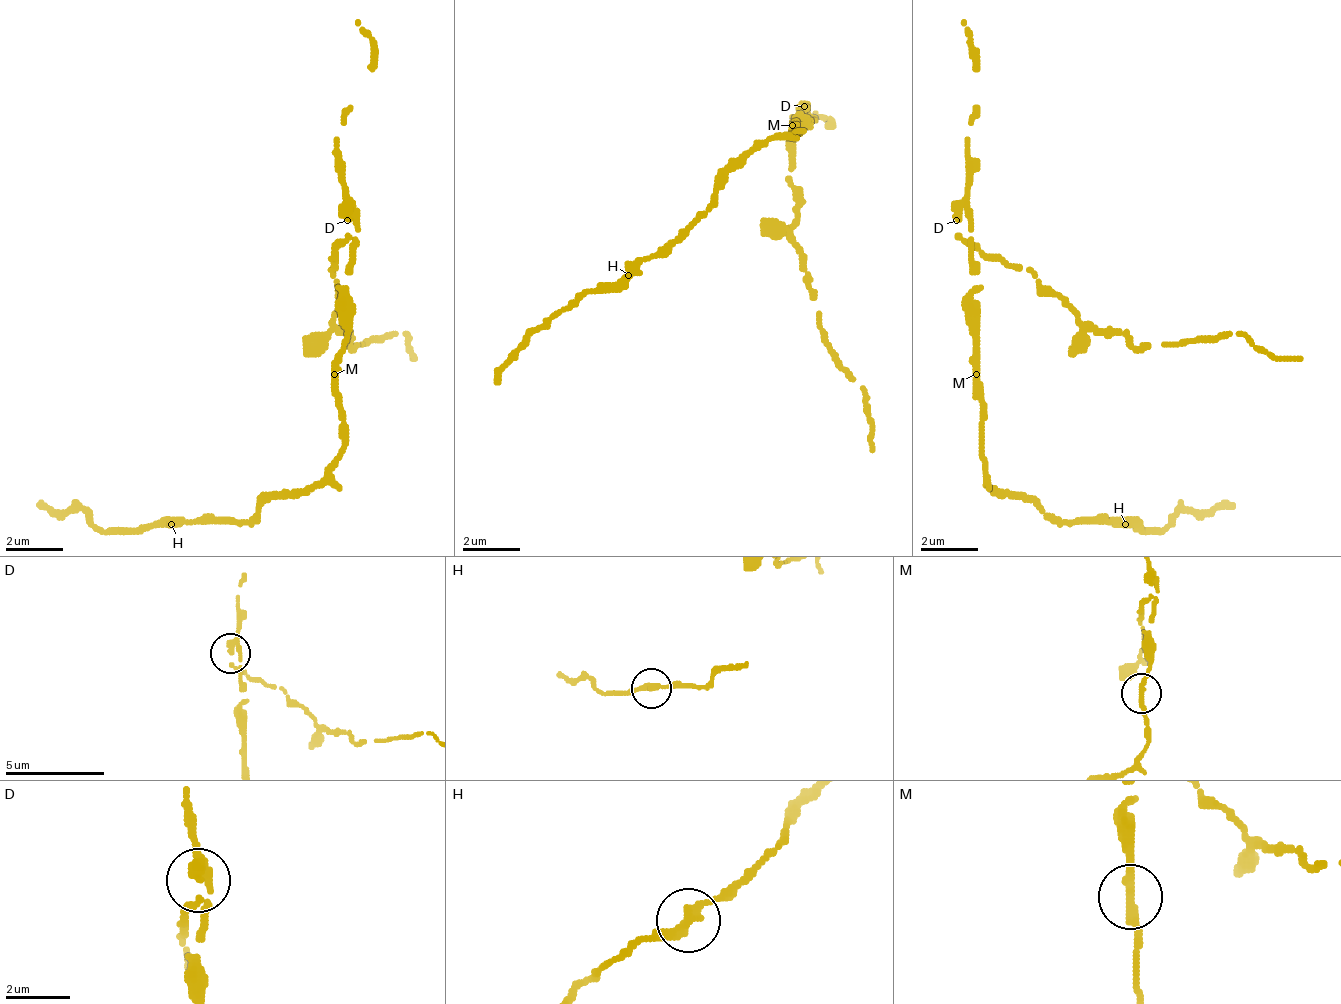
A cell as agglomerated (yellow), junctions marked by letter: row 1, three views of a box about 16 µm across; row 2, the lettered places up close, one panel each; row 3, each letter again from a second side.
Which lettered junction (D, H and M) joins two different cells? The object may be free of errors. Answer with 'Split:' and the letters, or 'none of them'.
Split: D

